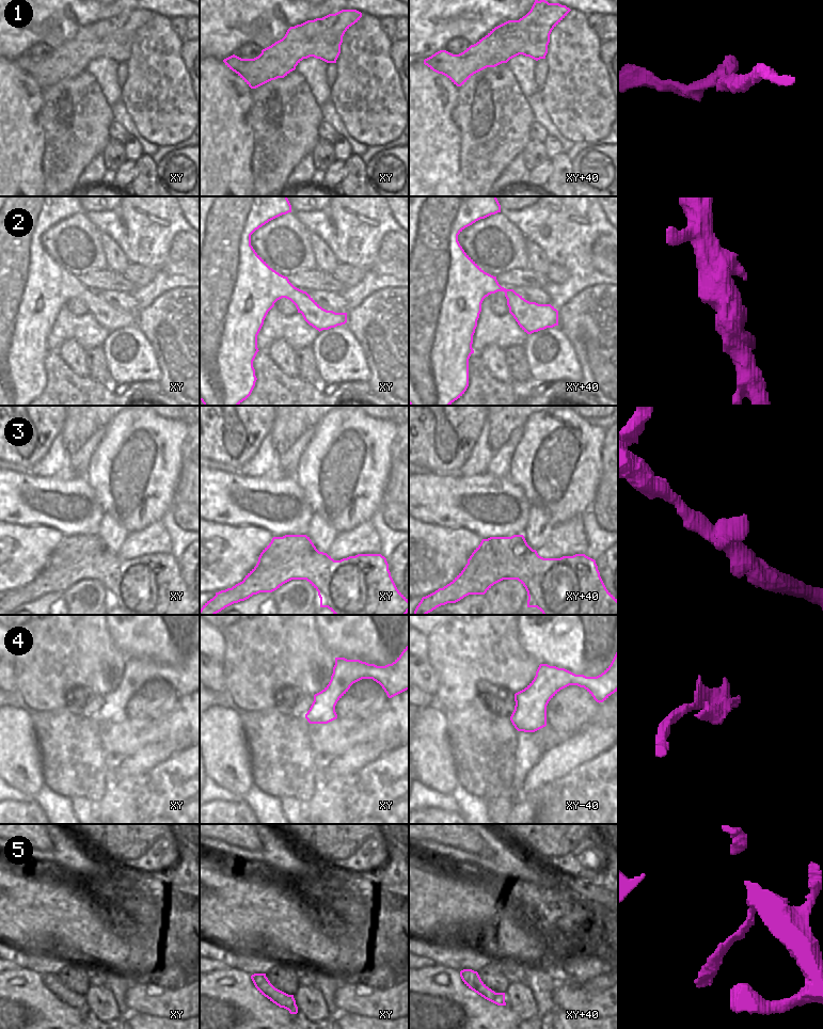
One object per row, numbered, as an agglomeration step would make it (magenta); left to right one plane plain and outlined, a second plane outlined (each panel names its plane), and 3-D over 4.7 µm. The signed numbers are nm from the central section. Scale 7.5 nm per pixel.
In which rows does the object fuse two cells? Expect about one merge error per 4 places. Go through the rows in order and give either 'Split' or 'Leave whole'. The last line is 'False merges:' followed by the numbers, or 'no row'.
1: Leave whole
2: Leave whole
3: Leave whole
4: Leave whole
5: Leave whole
False merges: no row

